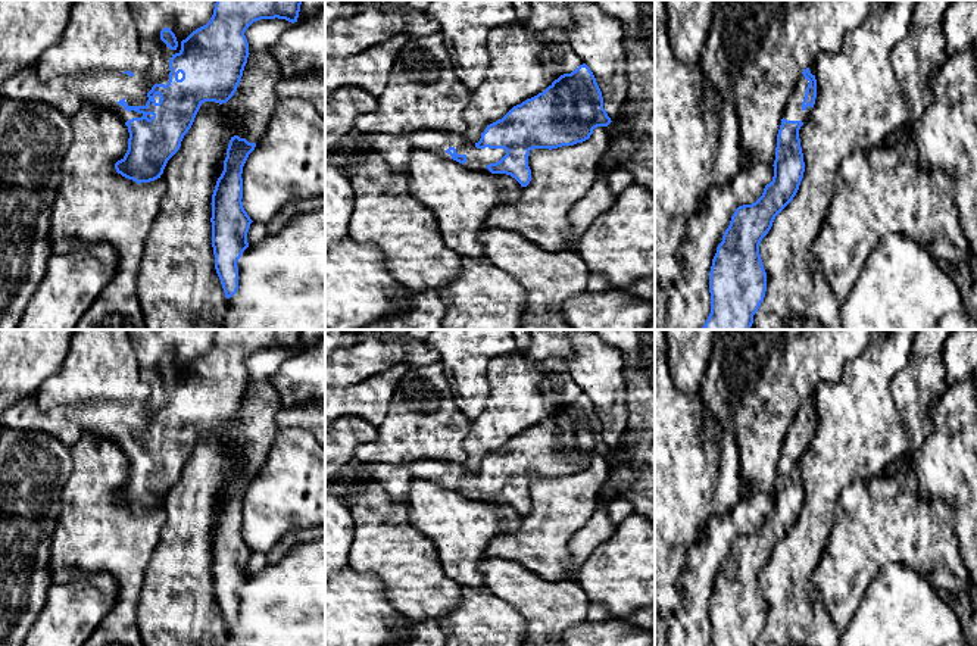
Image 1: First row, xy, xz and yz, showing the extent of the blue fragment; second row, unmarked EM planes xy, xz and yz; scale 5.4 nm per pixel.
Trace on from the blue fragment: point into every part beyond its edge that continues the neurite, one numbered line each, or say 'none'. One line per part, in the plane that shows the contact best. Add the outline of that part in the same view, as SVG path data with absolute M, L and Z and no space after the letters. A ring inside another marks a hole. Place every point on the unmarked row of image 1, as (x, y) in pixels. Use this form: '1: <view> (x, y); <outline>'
1: xy (103, 418); M35 394L19 400L1 413L3 428L18 431L44 431L68 447L84 436L106 439L124 452L141 447L143 443L128 441L118 431L125 430L128 436L146 436L147 422L154 413L168 413L169 402L159 411L146 405L113 402L106 399L90 399L78 405L43 411L38 408ZM169 399L171 402L171 399Z

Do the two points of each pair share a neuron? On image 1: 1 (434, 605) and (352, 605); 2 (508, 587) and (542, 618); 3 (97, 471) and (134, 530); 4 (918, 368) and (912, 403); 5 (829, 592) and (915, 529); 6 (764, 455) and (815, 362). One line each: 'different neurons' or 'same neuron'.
1: different neurons
2: same neuron
3: same neuron
4: same neuron
5: same neuron
6: same neuron

